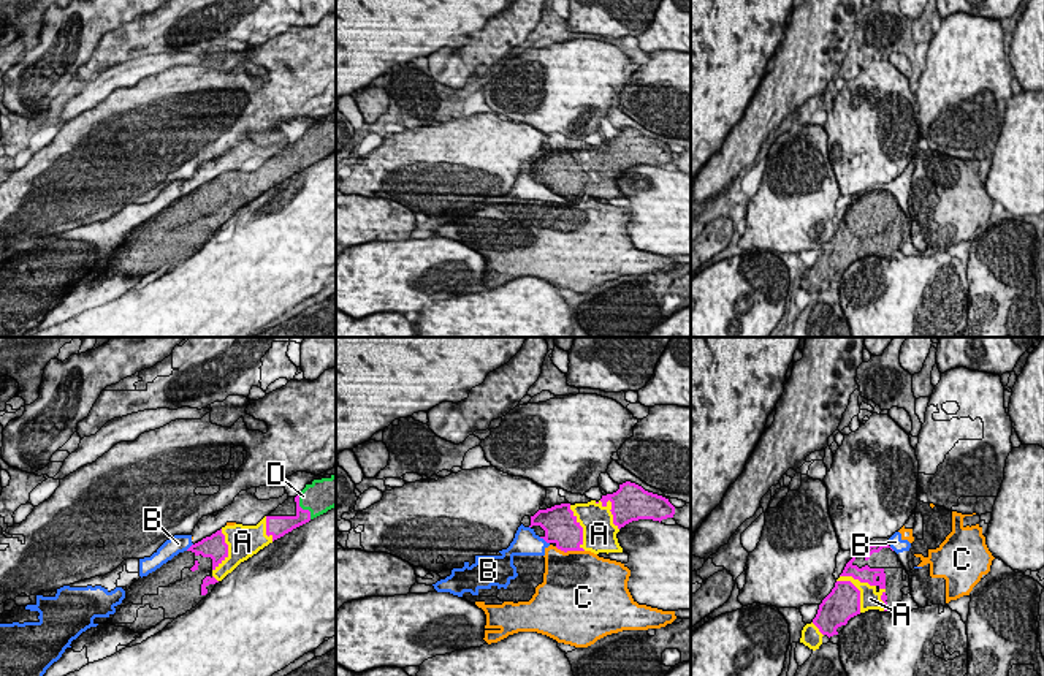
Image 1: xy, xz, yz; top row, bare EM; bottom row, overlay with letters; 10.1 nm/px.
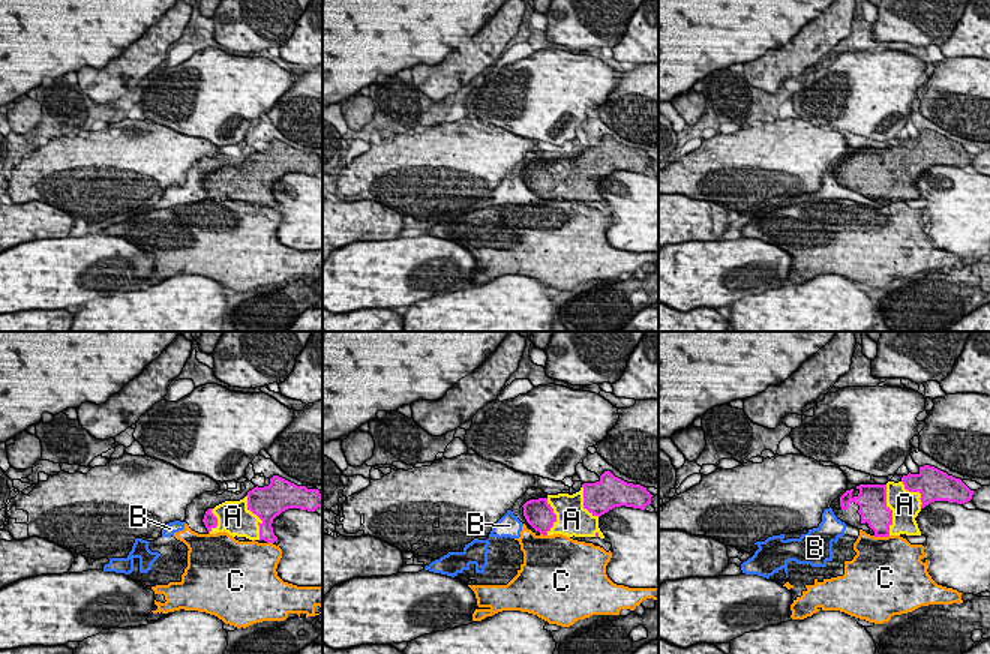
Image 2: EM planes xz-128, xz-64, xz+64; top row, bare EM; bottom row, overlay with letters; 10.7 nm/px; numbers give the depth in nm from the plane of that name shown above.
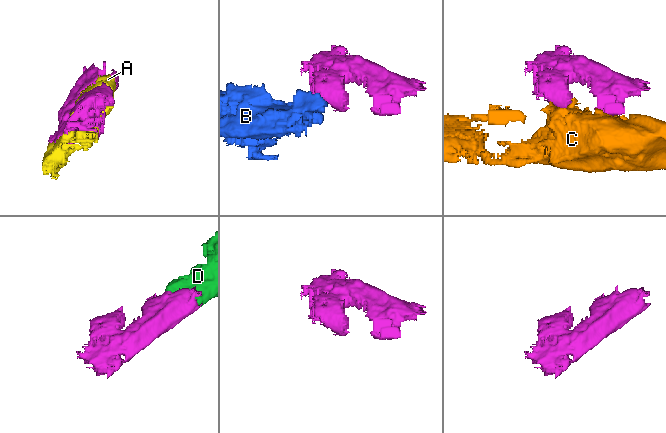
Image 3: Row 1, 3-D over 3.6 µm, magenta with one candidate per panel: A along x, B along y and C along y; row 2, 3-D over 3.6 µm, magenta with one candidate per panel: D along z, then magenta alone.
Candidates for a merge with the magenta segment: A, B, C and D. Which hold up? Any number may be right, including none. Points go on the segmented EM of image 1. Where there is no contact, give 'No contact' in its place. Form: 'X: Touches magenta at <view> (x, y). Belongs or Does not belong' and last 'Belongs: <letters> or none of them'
A: Touches magenta at xz (582, 527). Belongs
B: Touches magenta at xz (544, 539). Does not belong
C: Touches magenta at xz (569, 550). Does not belong
D: Touches magenta at xy (301, 508). Belongs
Belongs: A, D

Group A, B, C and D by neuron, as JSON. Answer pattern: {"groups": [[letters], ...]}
{"groups": [["A", "D"], ["B", "C"]]}

